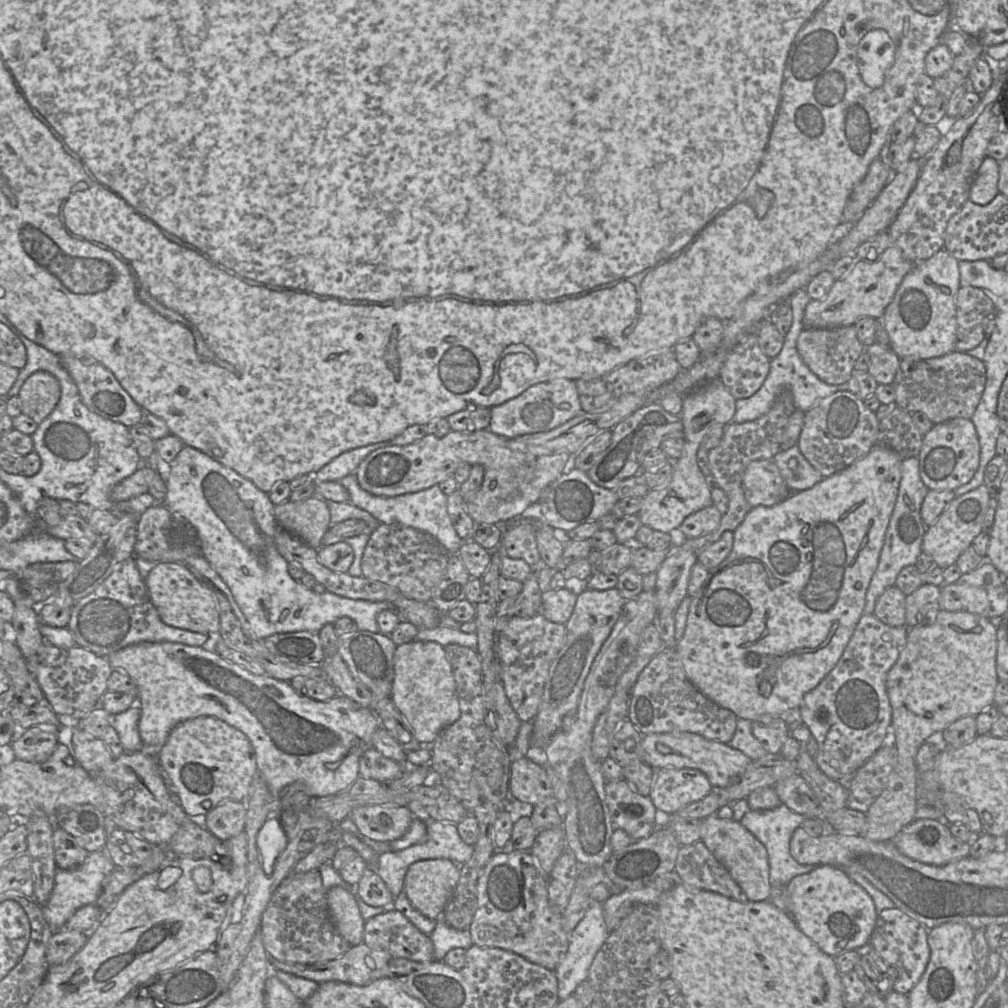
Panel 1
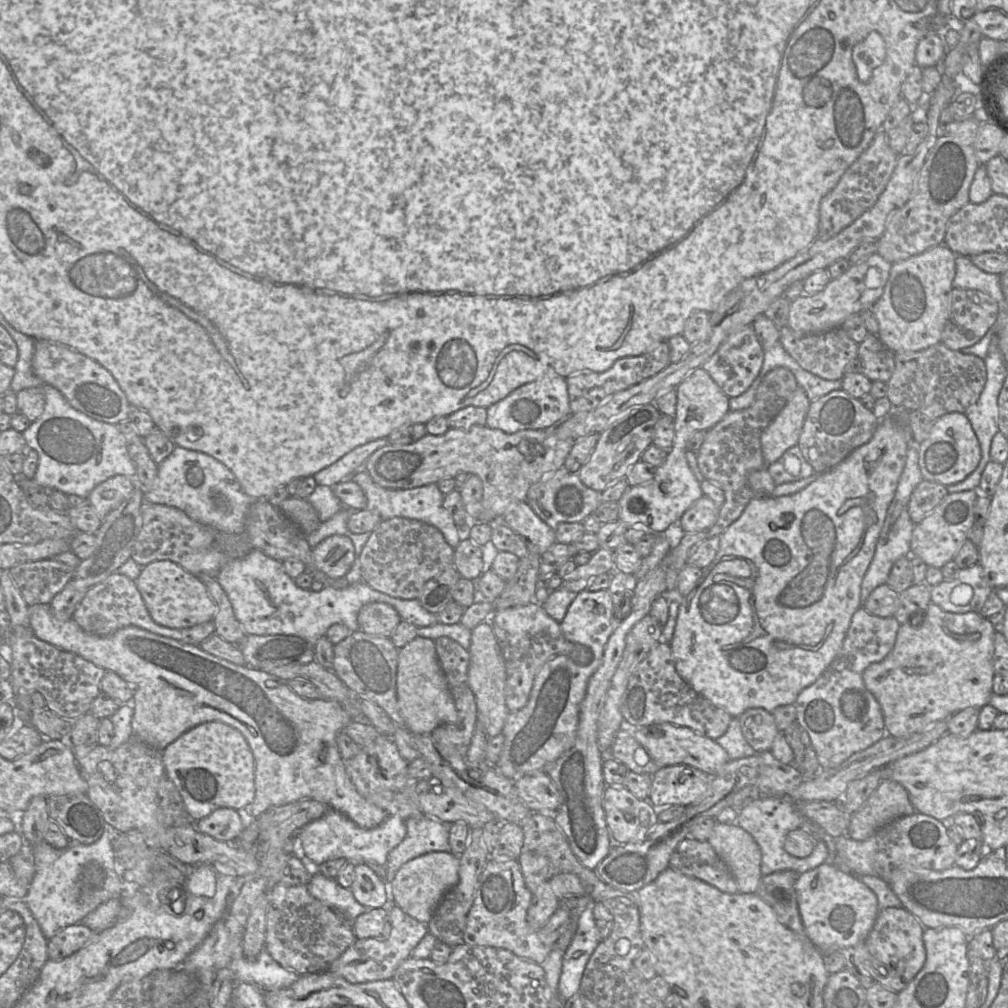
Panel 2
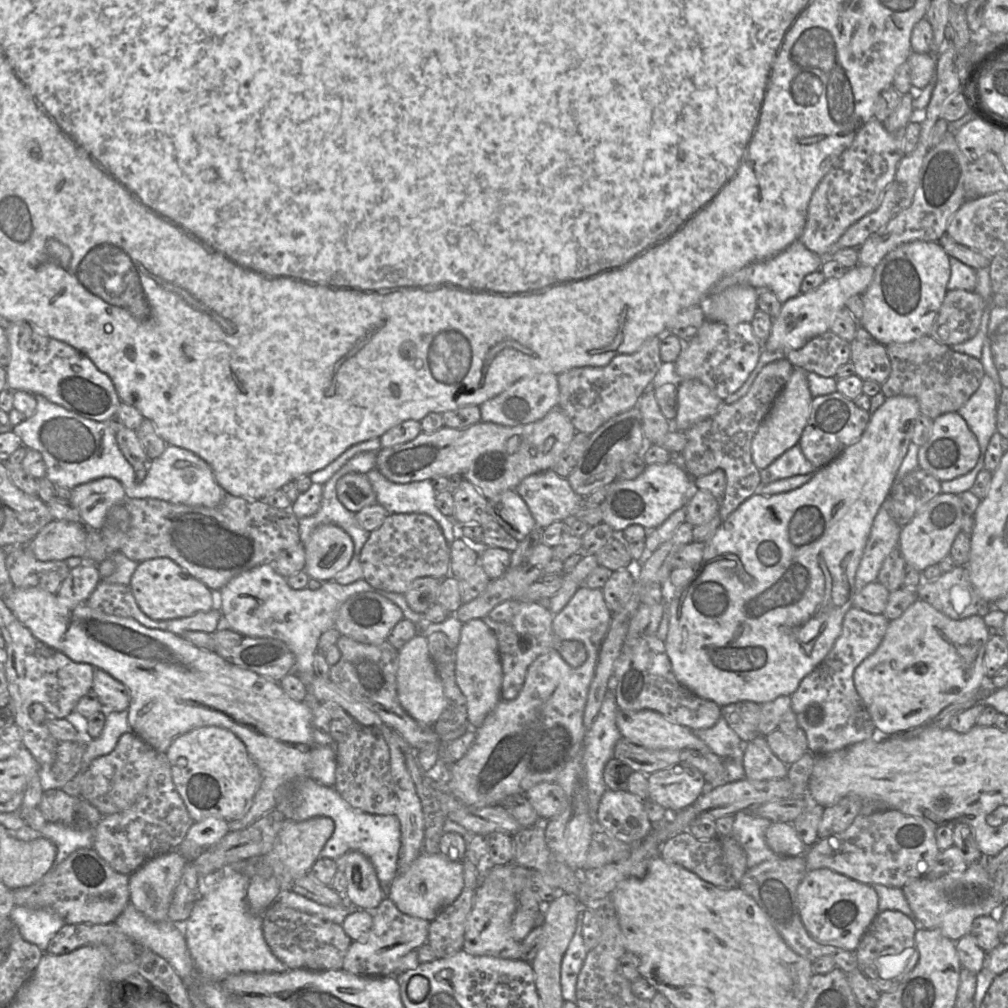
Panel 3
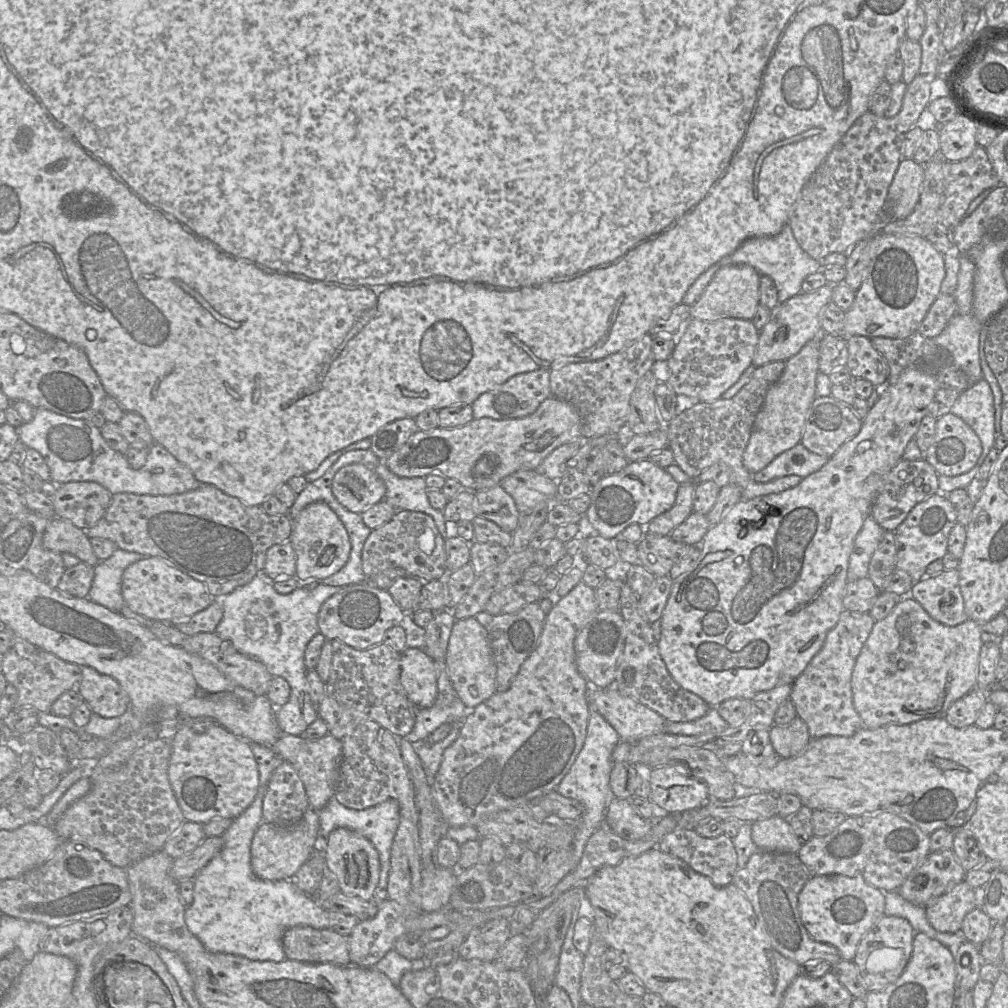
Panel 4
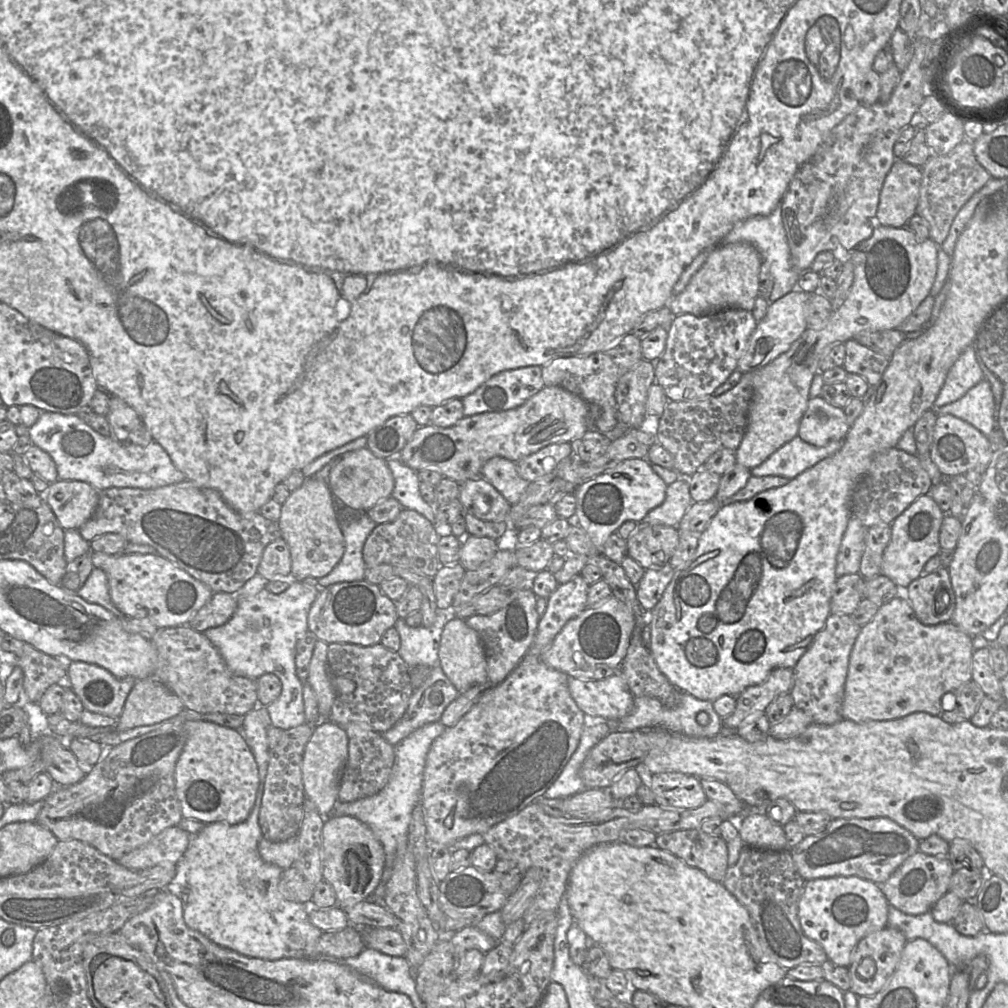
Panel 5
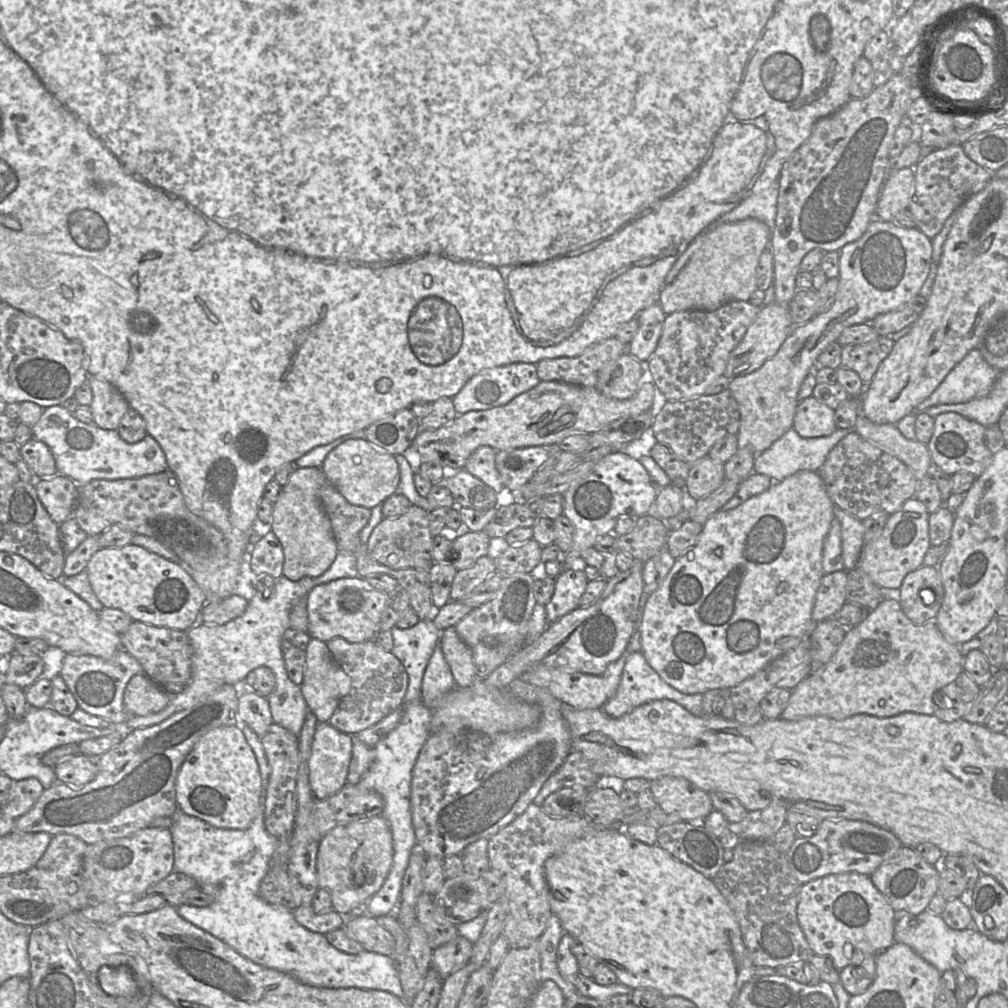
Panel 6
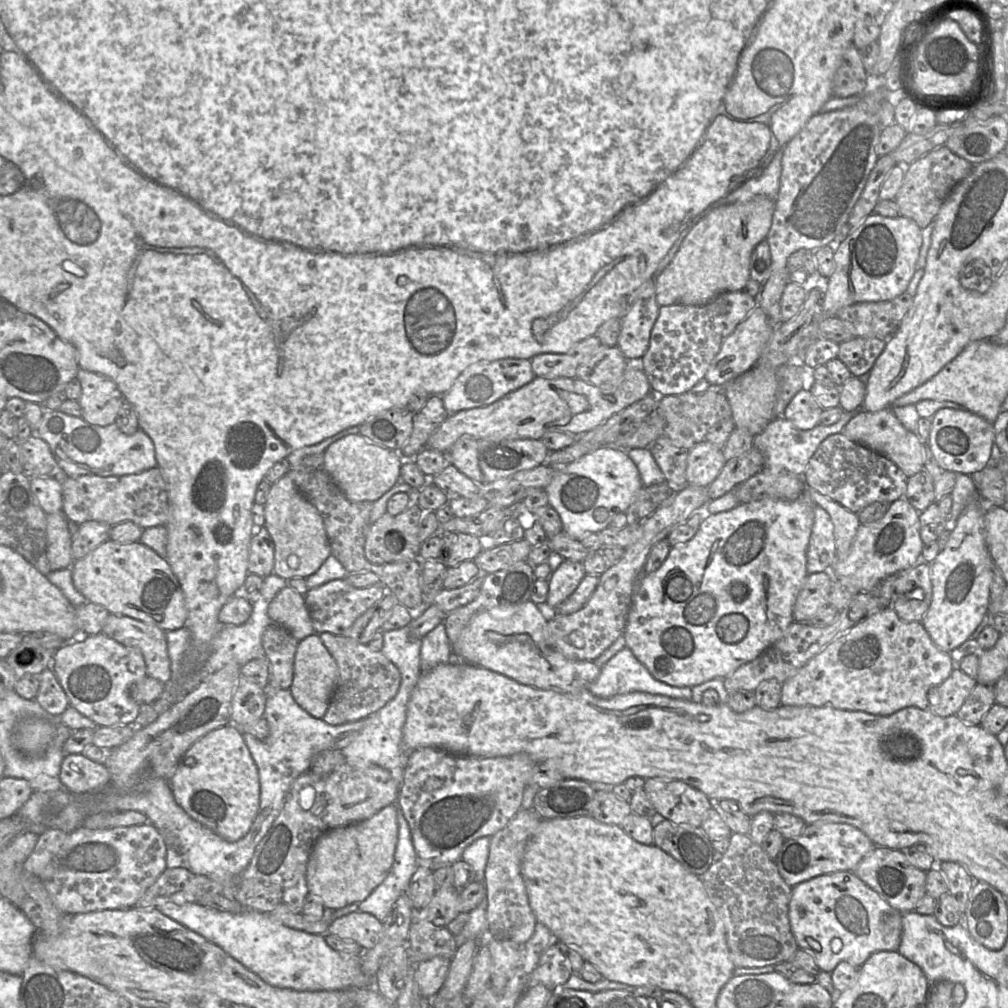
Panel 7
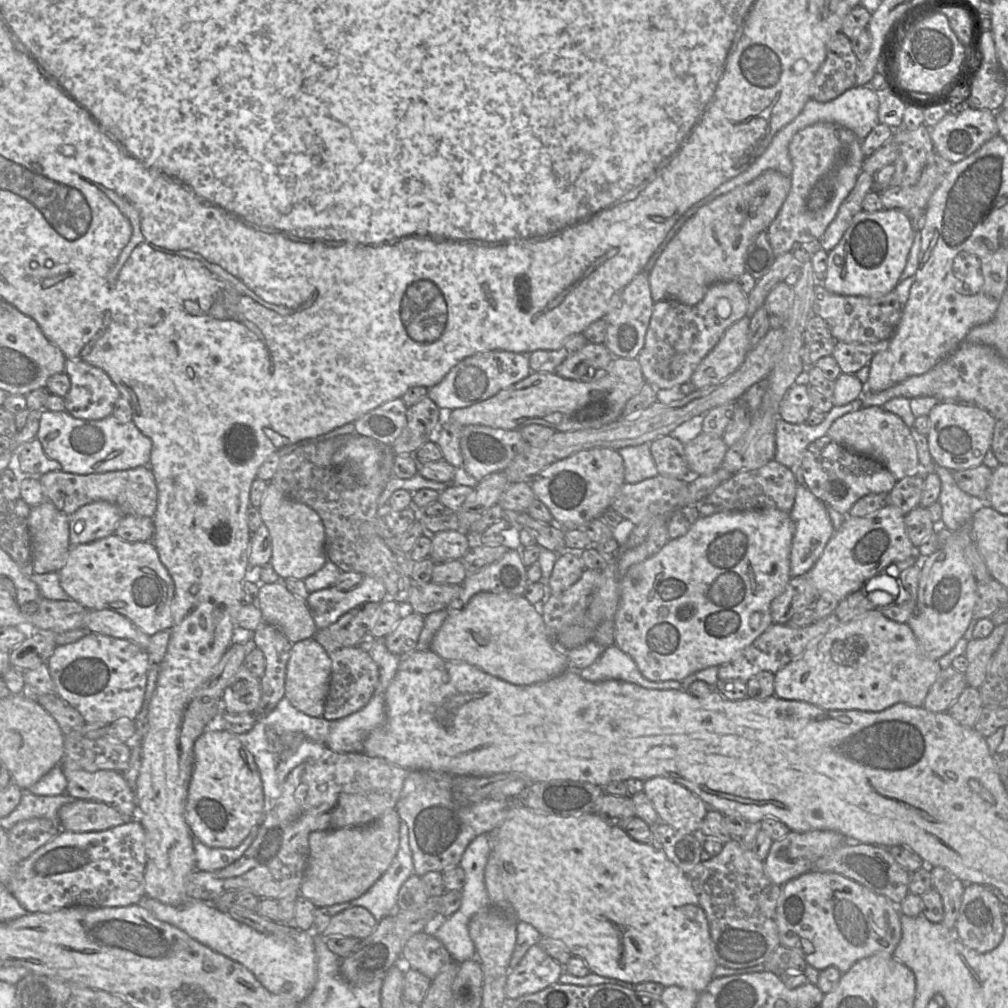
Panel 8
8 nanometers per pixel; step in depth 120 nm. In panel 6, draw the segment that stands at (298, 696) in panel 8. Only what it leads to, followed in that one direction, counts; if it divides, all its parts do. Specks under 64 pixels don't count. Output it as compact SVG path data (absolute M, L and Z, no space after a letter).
M311 638L306 650L303 682L300 685L308 709L314 713L318 723L328 722L339 701L351 689L351 678L333 659L326 642Z

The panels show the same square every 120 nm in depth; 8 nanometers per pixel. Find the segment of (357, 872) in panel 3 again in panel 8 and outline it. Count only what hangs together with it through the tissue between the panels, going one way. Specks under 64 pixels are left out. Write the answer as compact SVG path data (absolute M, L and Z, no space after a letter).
M395 808L371 823L309 834L309 859L299 894L317 908L352 901L367 892L392 864L400 843L401 819Z

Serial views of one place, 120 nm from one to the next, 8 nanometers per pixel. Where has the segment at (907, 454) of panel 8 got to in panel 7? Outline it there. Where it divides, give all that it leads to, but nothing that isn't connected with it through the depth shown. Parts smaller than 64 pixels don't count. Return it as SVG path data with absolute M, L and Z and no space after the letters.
M891 408L877 412L861 409L840 432L848 439L866 446L890 459L907 477L923 470L923 441L908 431L897 419Z

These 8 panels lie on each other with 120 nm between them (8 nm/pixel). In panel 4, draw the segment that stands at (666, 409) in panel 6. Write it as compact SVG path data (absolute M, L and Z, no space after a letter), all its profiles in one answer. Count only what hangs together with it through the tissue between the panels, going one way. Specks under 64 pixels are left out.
M772 361L757 367L749 382L731 399L697 402L669 422L667 434L674 462L692 479L716 463L725 463L731 471L731 482L744 490L753 474L743 464L743 454L750 439L756 415L760 411L768 389L777 382L786 361Z

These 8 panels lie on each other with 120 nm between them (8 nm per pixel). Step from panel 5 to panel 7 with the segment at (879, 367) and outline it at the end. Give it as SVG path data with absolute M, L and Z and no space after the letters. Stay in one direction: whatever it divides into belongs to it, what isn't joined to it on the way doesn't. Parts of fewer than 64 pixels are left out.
M858 337L839 344L837 358L849 369L852 376L869 373L883 352L887 339Z

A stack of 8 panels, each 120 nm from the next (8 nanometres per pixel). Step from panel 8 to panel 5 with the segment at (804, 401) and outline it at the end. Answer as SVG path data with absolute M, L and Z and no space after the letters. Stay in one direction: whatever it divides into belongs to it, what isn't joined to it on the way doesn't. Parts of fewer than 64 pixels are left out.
M821 396L810 398L798 430L798 436L808 444L822 447L844 440L851 426L843 408L829 404Z

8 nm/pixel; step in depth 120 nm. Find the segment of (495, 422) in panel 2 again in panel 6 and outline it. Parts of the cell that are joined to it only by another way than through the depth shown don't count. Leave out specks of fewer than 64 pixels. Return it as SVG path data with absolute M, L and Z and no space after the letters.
M516 362L486 368L471 377L462 389L452 397L452 401L457 415L469 411L487 410L509 403L518 395L537 386L540 381L535 363Z

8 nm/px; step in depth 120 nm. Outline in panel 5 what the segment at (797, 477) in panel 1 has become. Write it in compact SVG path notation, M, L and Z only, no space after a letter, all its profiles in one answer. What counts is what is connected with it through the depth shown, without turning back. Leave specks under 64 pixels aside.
M798 435L784 444L762 464L751 469L752 476L781 476L789 480L820 461L835 454L842 447L843 440L817 447L803 441Z

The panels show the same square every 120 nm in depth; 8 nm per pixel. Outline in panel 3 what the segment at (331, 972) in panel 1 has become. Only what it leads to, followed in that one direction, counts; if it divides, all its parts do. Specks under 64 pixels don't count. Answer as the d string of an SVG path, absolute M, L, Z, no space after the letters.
M388 897L372 912L372 918L370 930L360 939L352 941L342 970L358 976L396 975L400 959L428 943L430 922L402 913Z

